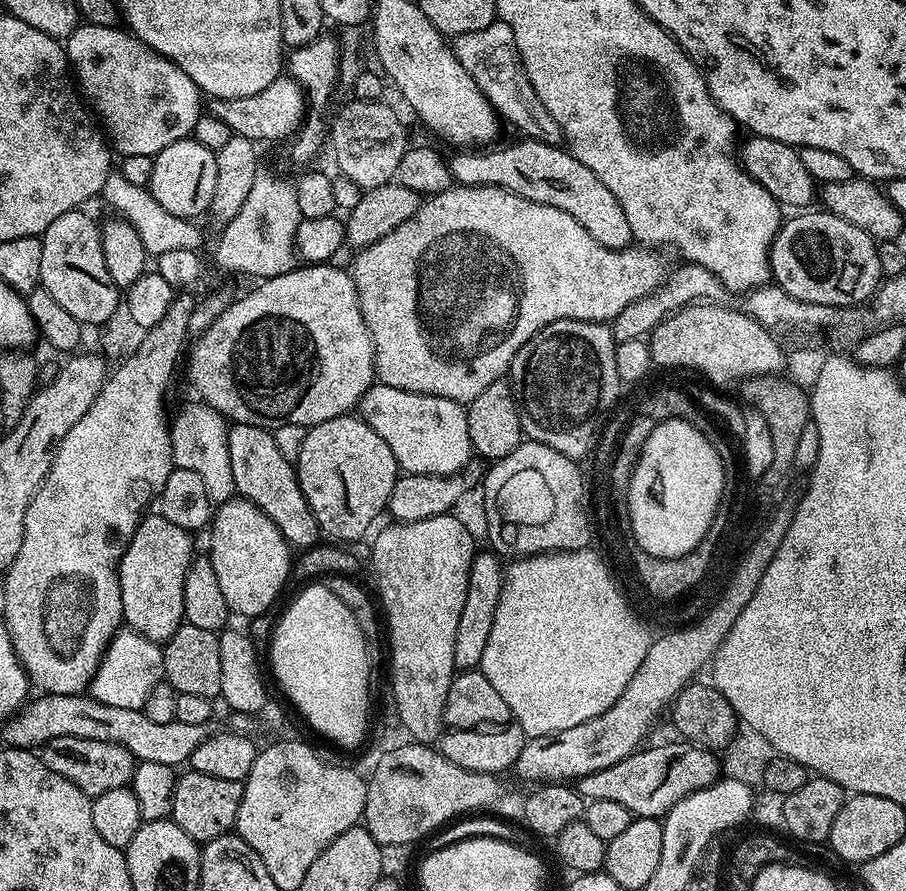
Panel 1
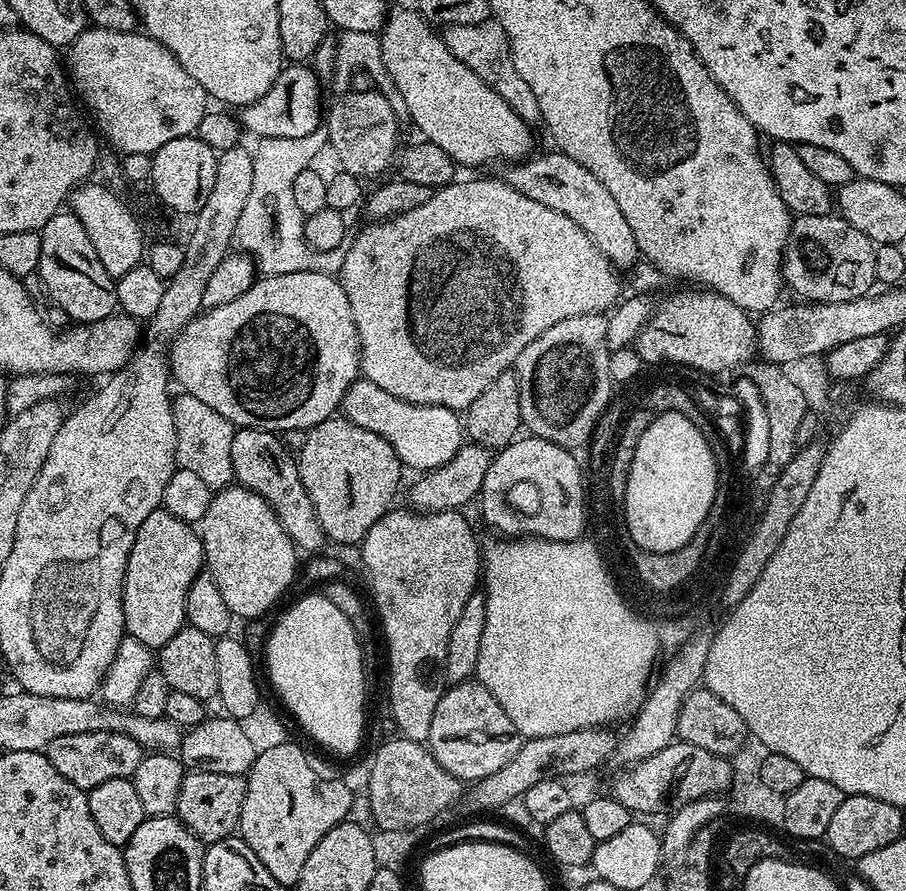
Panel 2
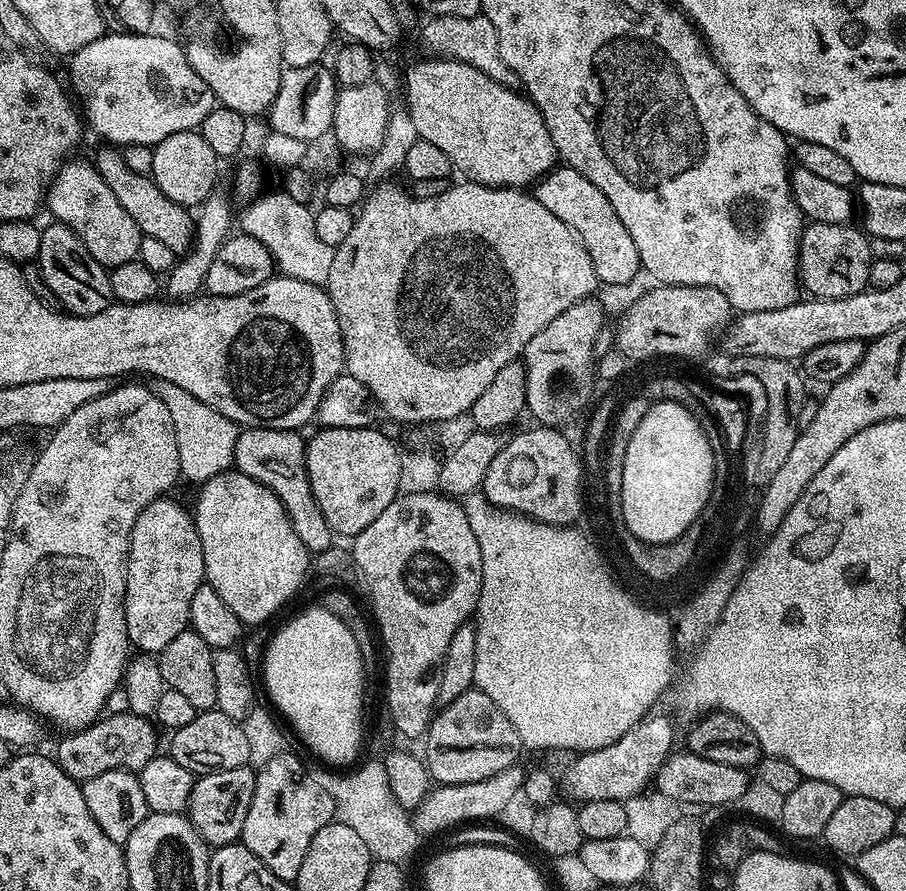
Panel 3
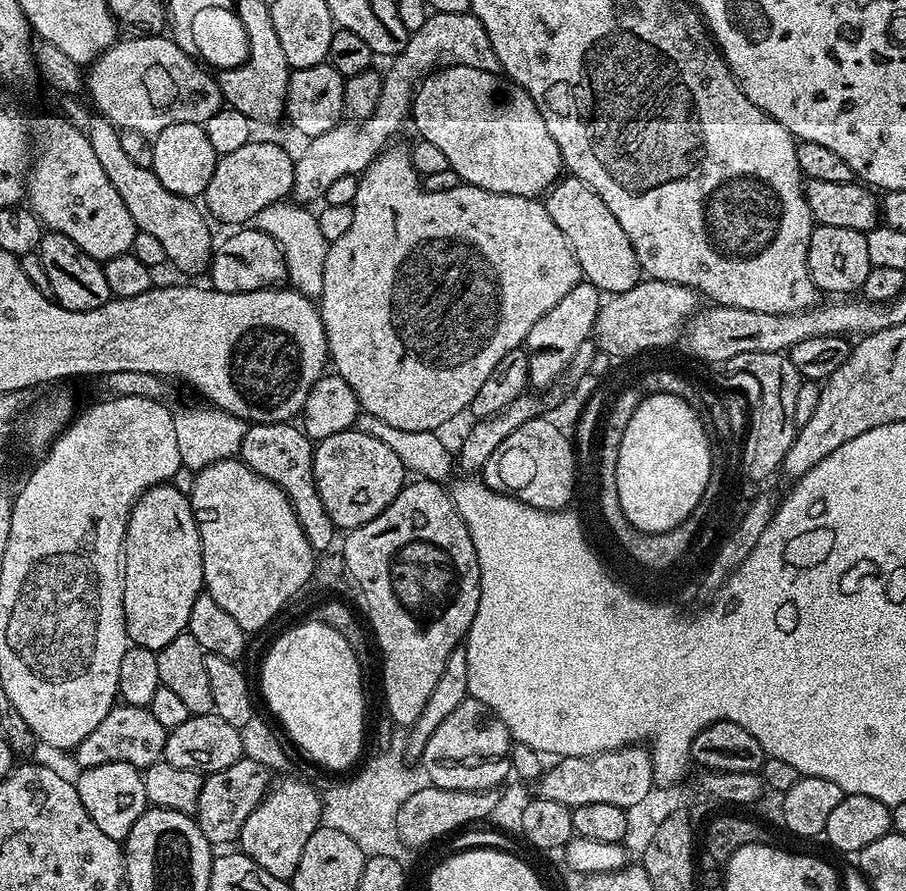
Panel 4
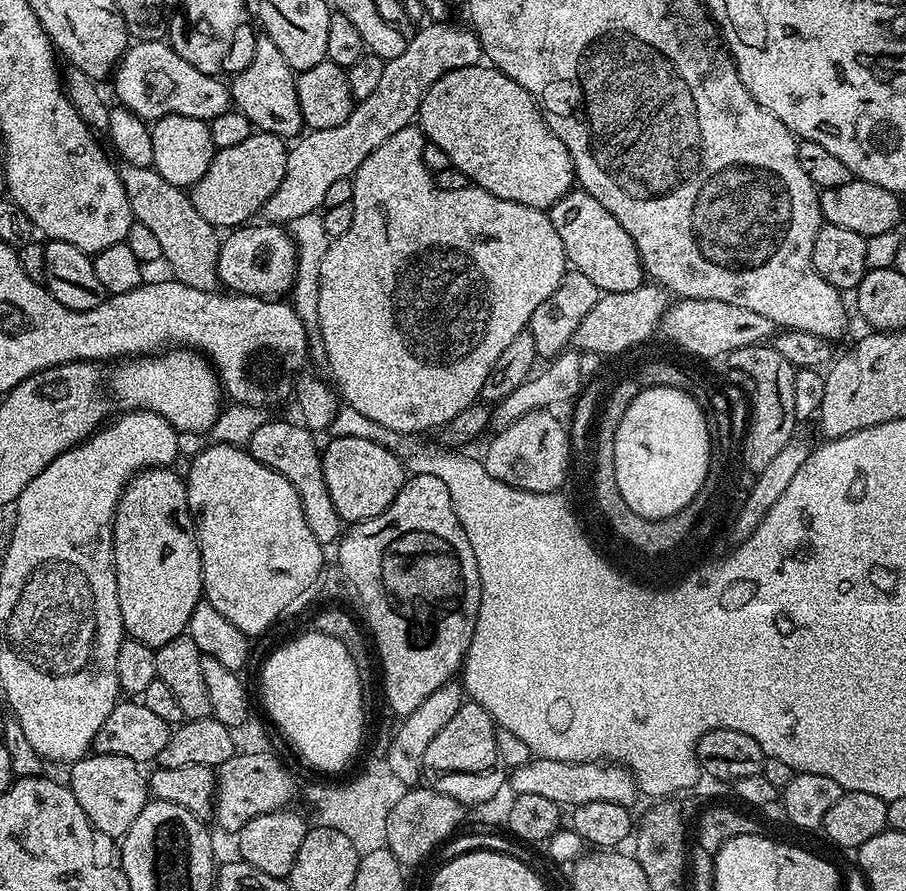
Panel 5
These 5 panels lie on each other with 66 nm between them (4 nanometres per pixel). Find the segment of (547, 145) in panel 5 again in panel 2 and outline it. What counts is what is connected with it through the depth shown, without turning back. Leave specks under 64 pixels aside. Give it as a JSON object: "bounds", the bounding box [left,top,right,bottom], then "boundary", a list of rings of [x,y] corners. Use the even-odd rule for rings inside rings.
{"bounds":[378,11,533,165],"boundary":[[[389,11],[384,17],[384,27],[378,33],[382,48],[382,59],[386,64],[387,73],[394,78],[399,93],[406,100],[409,111],[409,121],[416,123],[419,135],[423,139],[434,142],[434,146],[446,150],[450,158],[457,165],[464,164],[492,164],[495,160],[519,162],[533,151],[533,129],[504,101],[502,94],[490,90],[470,66],[466,66],[446,46],[443,35],[433,25],[429,24],[419,12]]]}

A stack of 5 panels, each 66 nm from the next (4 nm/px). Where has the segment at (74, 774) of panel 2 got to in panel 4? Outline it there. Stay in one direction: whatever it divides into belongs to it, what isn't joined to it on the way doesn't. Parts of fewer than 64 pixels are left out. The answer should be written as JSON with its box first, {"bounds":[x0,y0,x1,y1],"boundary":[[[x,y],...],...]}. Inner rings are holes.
{"bounds":[74,702,169,770],"boundary":[[[120,702],[110,710],[110,714],[106,714],[106,718],[102,718],[102,722],[98,722],[98,726],[94,726],[94,730],[90,730],[90,734],[86,734],[86,738],[82,738],[80,745],[74,749],[74,756],[80,763],[81,769],[106,766],[106,762],[126,762],[130,766],[143,770],[163,757],[168,733],[169,729],[163,728],[147,707],[139,708]]]}

